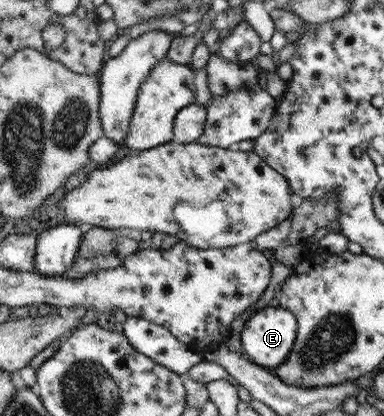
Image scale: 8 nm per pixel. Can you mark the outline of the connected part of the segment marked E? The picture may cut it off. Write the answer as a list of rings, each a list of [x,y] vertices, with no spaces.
[[[266,307],[245,321],[241,332],[241,344],[245,355],[256,365],[269,371],[282,367],[294,349],[298,337],[298,318],[290,311],[279,307]]]

